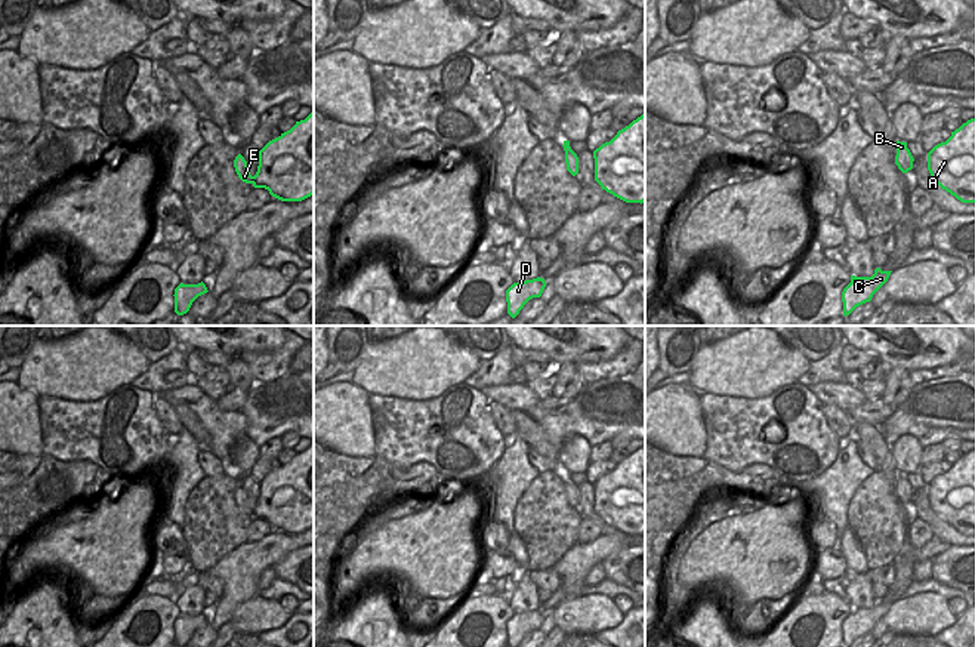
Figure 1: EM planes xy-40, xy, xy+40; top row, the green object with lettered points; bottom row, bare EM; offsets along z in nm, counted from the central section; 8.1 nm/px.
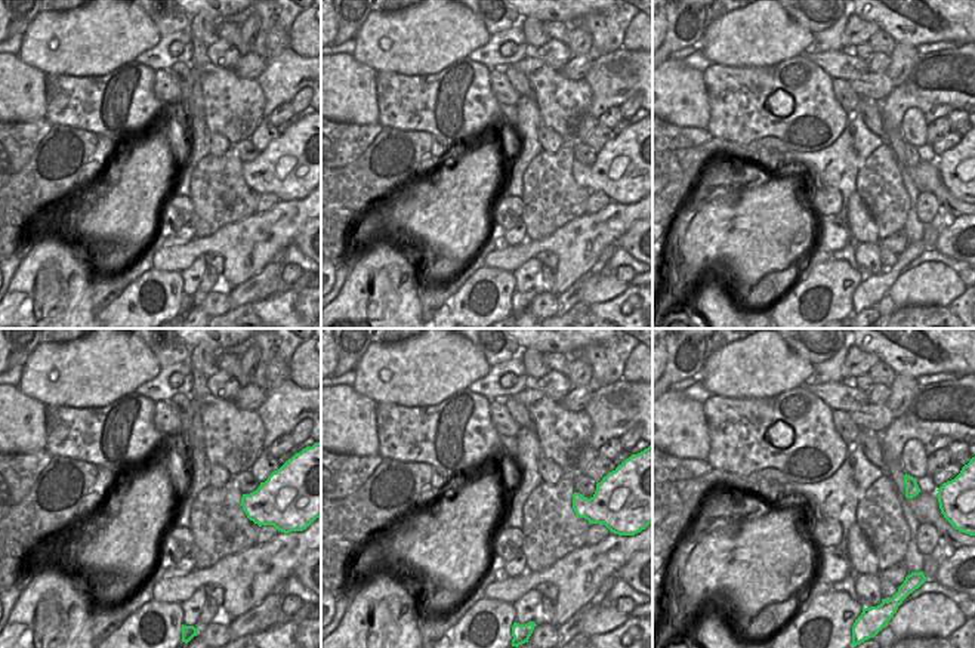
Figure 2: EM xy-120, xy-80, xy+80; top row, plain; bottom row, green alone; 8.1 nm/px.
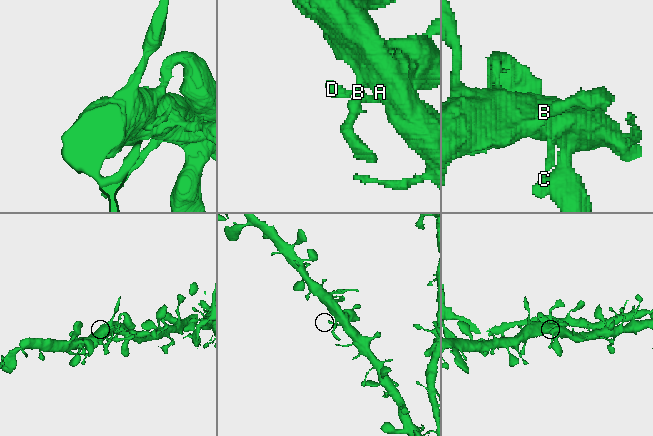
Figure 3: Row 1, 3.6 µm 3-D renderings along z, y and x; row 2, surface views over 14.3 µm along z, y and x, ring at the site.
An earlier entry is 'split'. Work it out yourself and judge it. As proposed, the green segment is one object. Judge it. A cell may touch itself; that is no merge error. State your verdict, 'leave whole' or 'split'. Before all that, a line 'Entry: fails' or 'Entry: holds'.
Entry: fails
leave whole

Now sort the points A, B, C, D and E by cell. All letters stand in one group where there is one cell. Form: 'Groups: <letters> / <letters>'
Groups: A B C D E

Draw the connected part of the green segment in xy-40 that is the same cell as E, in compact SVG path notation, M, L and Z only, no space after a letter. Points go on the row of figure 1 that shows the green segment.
M314 111L259 151L259 166L254 176L250 175L241 154L235 157L234 167L243 182L252 184L254 188L265 188L281 201L302 201L311 197L314 194Z

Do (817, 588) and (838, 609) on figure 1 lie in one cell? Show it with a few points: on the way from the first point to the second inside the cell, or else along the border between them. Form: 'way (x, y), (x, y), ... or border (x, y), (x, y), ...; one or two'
border (824, 591), (815, 595), (798, 595); two

